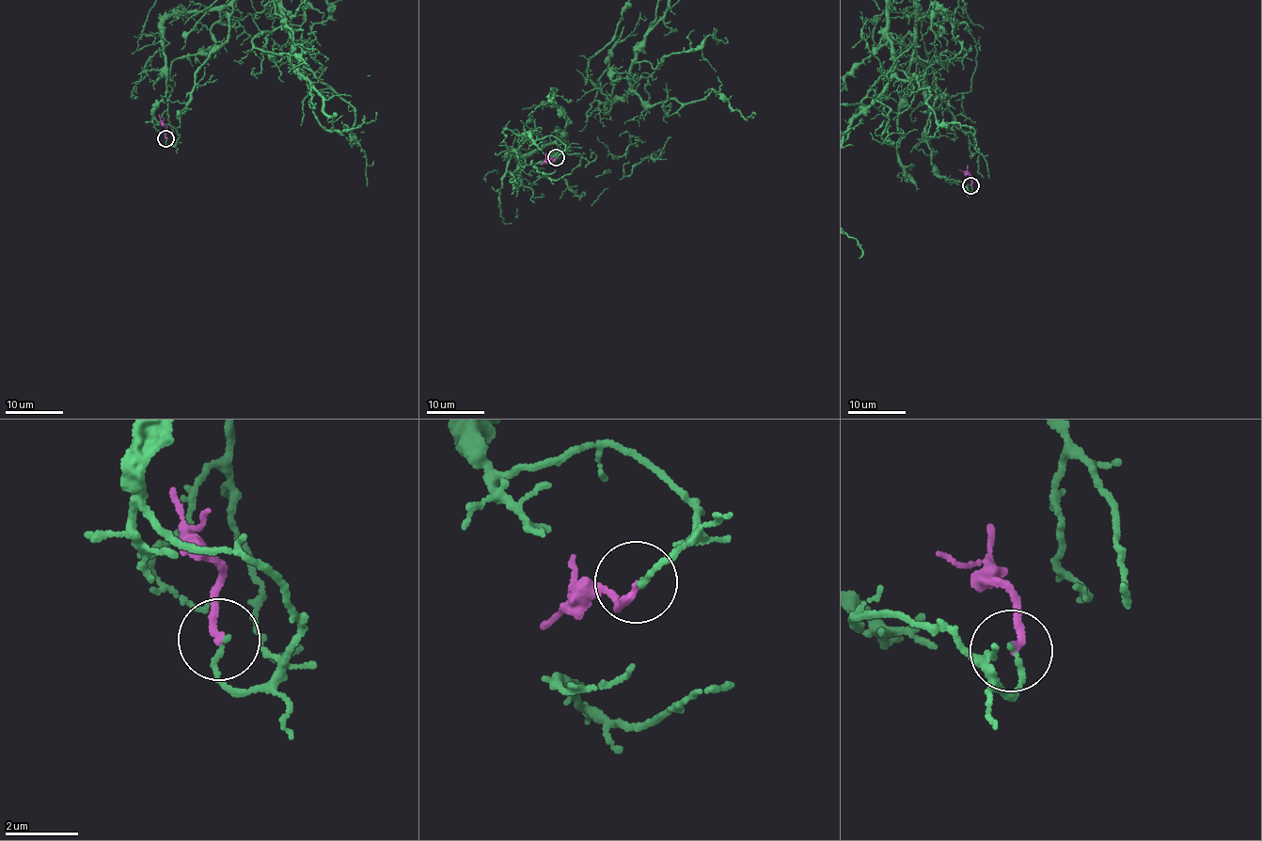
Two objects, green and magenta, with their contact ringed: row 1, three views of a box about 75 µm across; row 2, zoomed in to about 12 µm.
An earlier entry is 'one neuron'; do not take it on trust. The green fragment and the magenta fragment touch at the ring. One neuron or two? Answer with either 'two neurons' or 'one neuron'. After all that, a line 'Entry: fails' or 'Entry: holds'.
two neurons
Entry: fails

